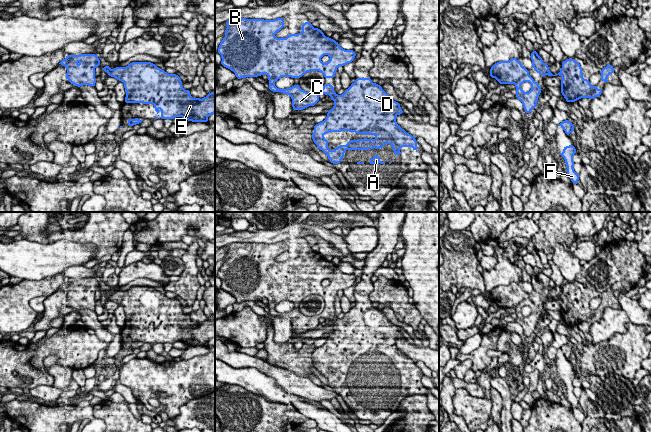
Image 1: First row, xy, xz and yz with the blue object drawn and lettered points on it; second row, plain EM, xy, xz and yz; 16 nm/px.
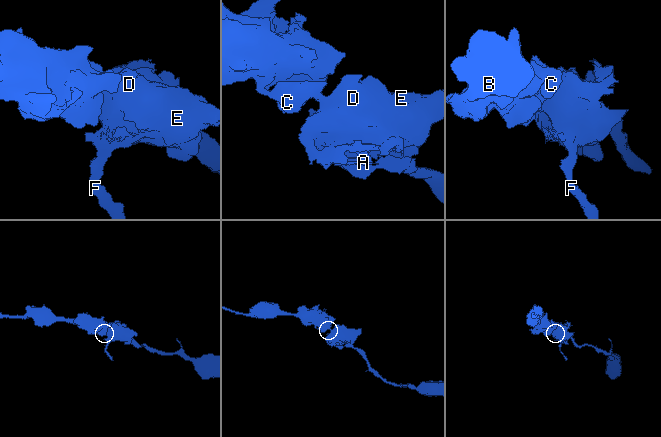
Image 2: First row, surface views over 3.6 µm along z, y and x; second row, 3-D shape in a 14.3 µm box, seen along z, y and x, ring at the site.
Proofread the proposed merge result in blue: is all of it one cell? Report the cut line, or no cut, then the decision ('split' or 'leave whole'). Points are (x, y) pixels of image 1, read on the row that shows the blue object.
xz (336, 94), (331, 98) | split

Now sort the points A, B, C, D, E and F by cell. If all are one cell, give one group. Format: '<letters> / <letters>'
A D E F / B C

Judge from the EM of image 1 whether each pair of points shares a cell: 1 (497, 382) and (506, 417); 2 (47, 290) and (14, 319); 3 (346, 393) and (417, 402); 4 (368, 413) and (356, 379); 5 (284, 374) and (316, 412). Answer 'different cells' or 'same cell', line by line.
1: same cell
2: same cell
3: different cells
4: same cell
5: different cells

